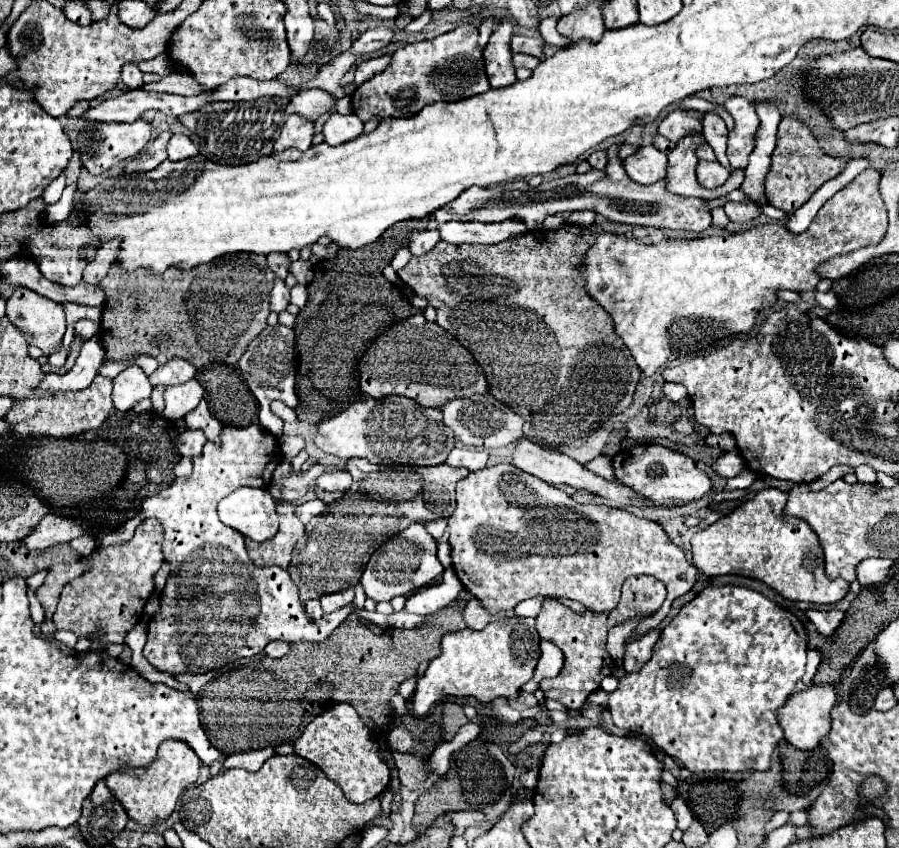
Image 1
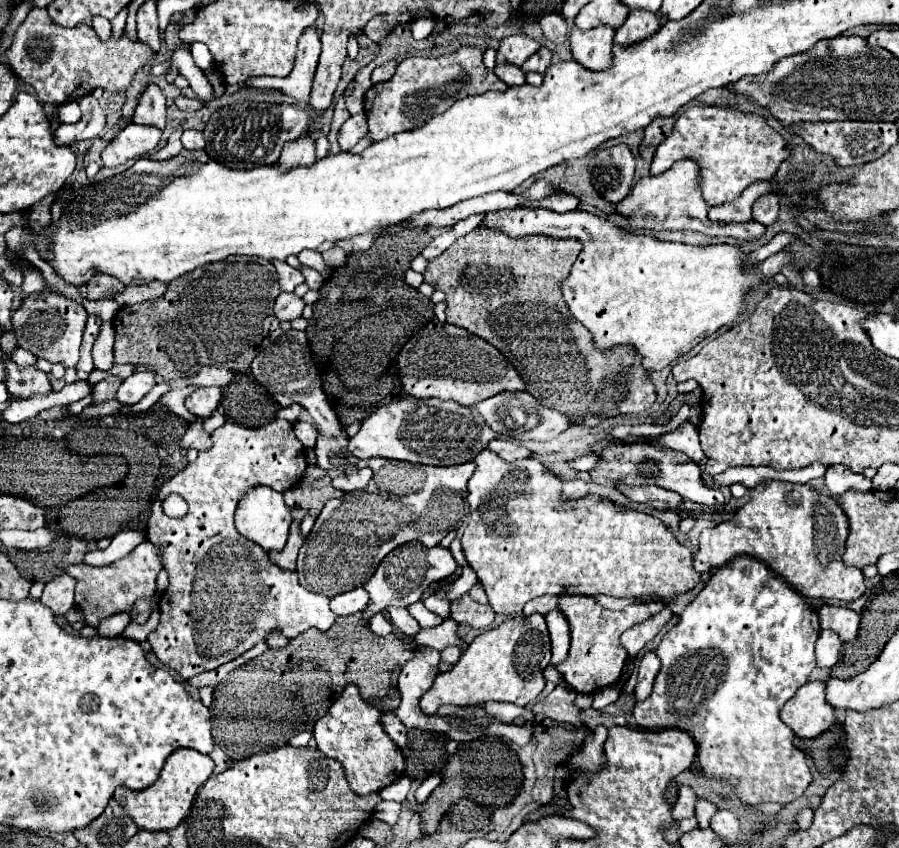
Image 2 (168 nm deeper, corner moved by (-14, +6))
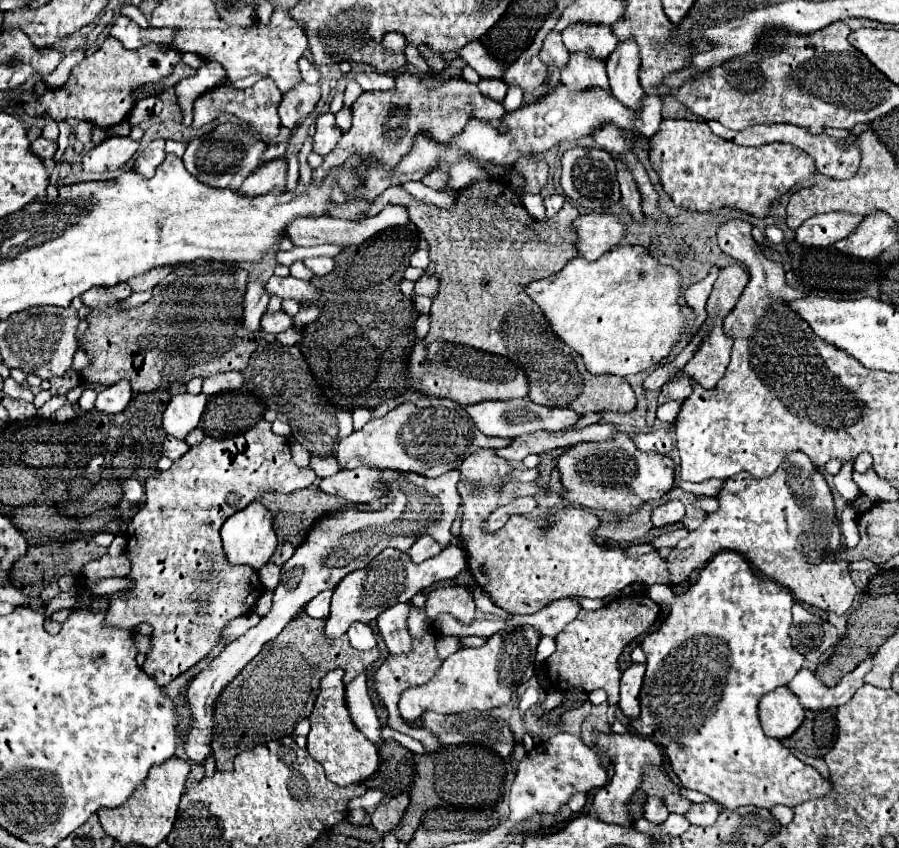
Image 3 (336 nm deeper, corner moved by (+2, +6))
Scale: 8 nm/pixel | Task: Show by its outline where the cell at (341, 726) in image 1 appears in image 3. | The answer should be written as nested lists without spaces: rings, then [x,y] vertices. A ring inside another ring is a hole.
[[[336,669],[336,671],[330,671],[320,683],[320,695],[314,703],[312,715],[308,717],[310,721],[308,753],[312,759],[316,759],[324,767],[328,781],[336,783],[338,787],[348,787],[348,785],[362,783],[370,775],[374,775],[380,765],[380,755],[376,745],[370,743],[352,723],[352,717],[344,699],[342,677],[344,677],[344,671]]]

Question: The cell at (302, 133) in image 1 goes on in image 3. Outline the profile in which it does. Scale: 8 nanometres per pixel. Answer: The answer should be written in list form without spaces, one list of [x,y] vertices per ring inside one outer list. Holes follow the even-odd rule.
[[[282,157],[262,163],[254,169],[254,173],[250,177],[246,177],[246,181],[240,185],[238,191],[244,195],[260,195],[260,193],[268,193],[274,187],[284,189],[286,171],[288,171],[288,163]]]

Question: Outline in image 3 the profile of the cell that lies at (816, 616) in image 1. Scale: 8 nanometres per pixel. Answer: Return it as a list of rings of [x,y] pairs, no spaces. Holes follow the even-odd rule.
[[[794,603],[792,619],[792,639],[796,641],[796,649],[800,649],[808,661],[816,661],[836,645],[838,629],[818,615],[806,611],[800,603]]]

